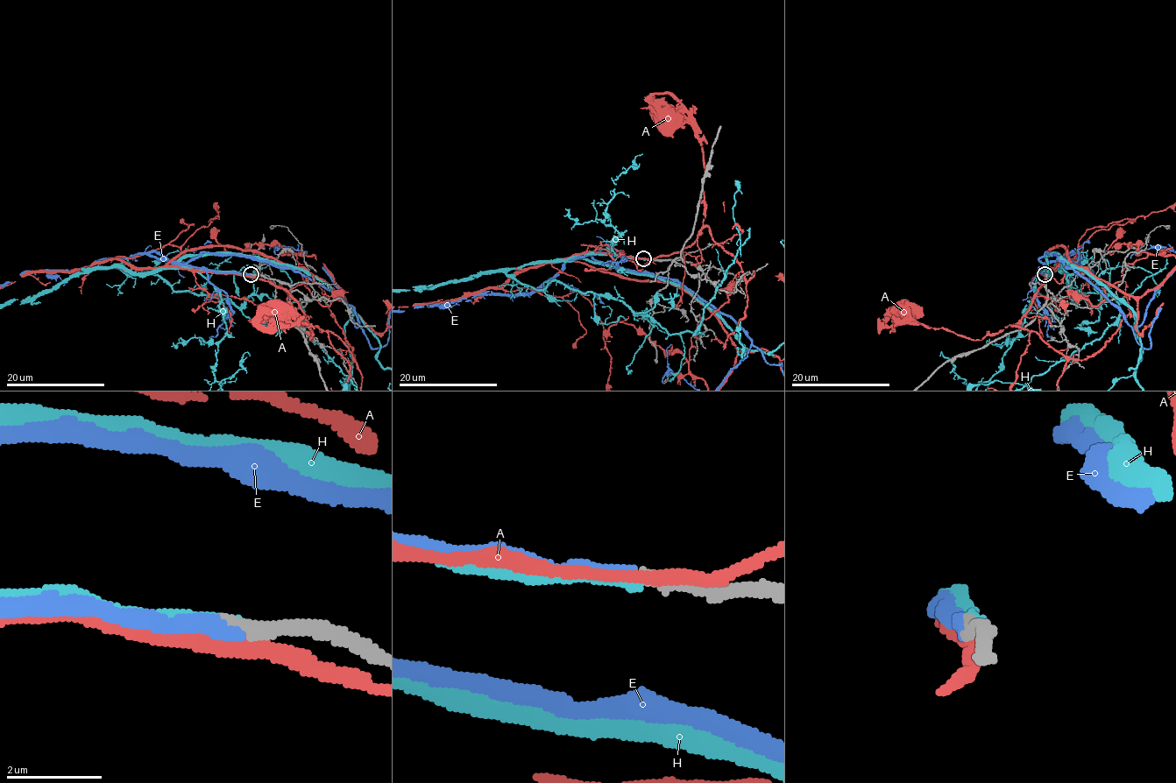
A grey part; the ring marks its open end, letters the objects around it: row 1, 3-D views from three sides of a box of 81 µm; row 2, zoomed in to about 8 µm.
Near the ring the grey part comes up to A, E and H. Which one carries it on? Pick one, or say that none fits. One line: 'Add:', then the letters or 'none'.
Add: E

